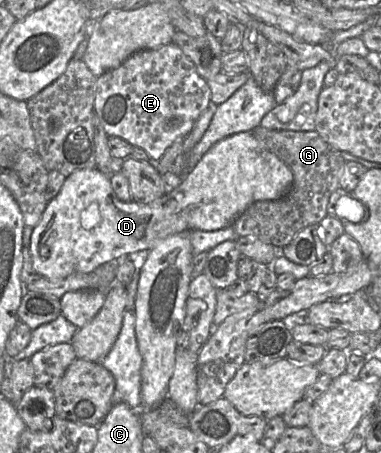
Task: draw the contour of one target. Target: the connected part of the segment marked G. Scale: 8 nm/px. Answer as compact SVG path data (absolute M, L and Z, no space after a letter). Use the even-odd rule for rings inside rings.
M260 125L250 131L275 156L283 161L292 171L293 182L289 191L276 200L256 201L246 208L231 224L239 236L254 236L264 243L280 250L289 244L303 228L319 224L327 216L327 206L331 194L339 188L340 170L346 163L341 151L336 150L315 131L270 130Z

